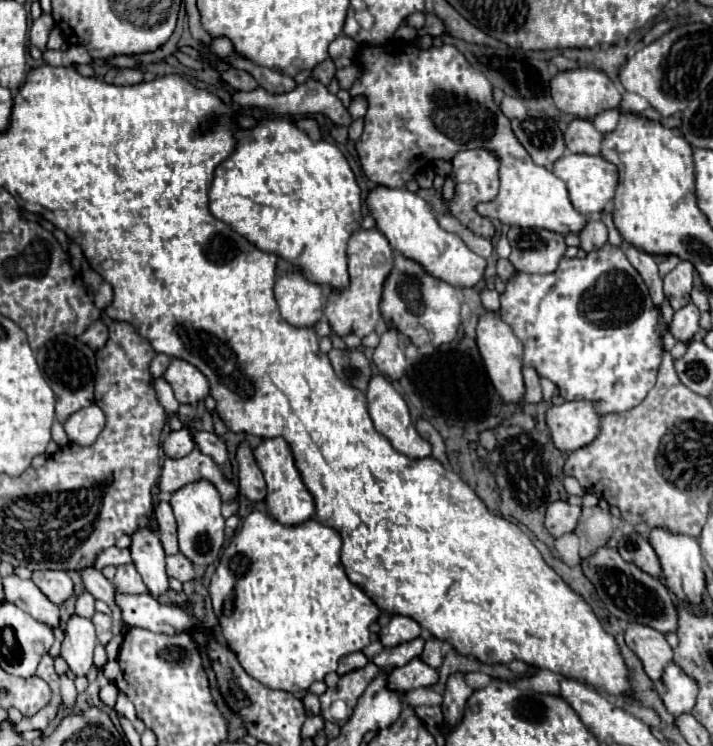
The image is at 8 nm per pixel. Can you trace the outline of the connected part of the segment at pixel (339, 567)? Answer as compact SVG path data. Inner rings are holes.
M253 510L243 520L241 530L235 534L231 544L223 550L223 554L219 558L219 564L215 568L215 574L211 578L211 584L209 584L213 612L215 612L217 620L219 620L223 638L227 640L227 646L237 654L237 660L241 662L245 672L249 676L253 676L255 680L259 680L261 684L265 684L265 686L269 686L273 690L285 690L285 692L291 692L291 694L307 690L313 682L323 680L327 672L337 670L337 664L339 664L341 656L357 652L357 650L363 650L371 642L369 640L369 626L379 618L381 610L369 600L369 596L361 588L357 588L355 584L349 582L349 578L347 578L347 574L343 570L343 564L339 560L339 552L341 552L341 538L339 538L337 530L327 528L327 526L319 524L317 520L313 520L313 518L303 522L303 524L299 524L299 526L283 526L277 520L273 520L267 512L259 512L259 510Z

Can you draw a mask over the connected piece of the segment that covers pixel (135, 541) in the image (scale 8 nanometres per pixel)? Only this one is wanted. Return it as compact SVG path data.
M143 526L131 534L131 558L141 574L149 594L161 596L169 590L167 572L165 572L165 550L161 546L159 536L149 528Z

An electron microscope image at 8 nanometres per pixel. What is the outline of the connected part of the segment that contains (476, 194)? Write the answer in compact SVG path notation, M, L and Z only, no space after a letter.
M467 150L467 152L459 152L451 160L451 164L453 164L453 174L455 174L455 198L451 202L447 202L451 214L463 226L473 230L475 234L491 238L495 234L495 228L487 218L483 218L475 212L475 206L479 202L489 202L497 196L497 188L499 188L499 176L497 176L499 162L497 162L497 158L487 150Z

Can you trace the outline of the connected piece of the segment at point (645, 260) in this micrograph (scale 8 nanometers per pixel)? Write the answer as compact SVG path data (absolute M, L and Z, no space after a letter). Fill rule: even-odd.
M629 246L629 248L625 250L625 254L627 254L629 262L633 264L633 268L637 268L637 272L641 274L641 278L645 280L645 286L649 288L651 300L653 300L655 308L659 310L659 334L661 334L661 338L663 338L669 326L665 324L663 314L661 314L661 304L663 304L665 296L663 296L663 288L661 288L663 282L661 282L661 278L659 278L657 264L655 264L655 260L653 260L651 254L647 254L647 252L643 252L643 250L637 250L637 248L633 248L633 246Z

